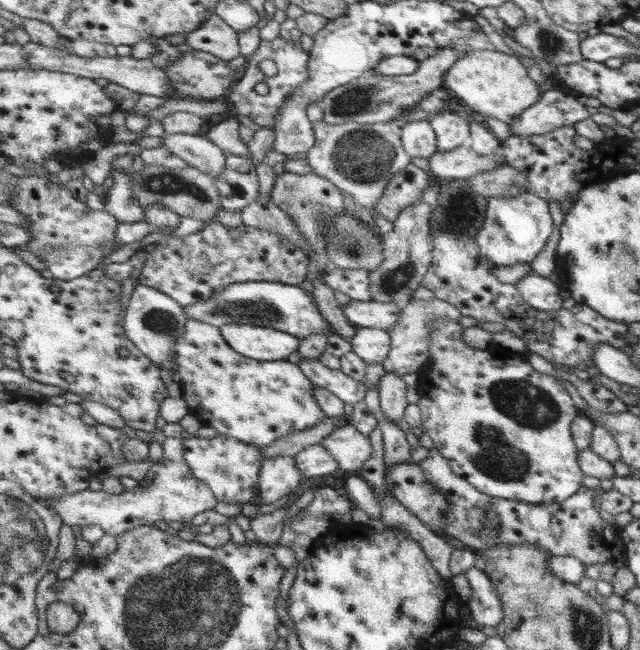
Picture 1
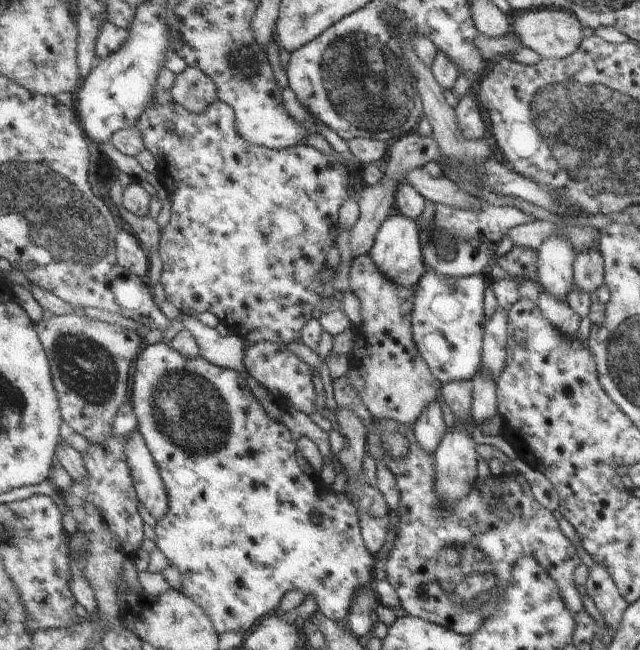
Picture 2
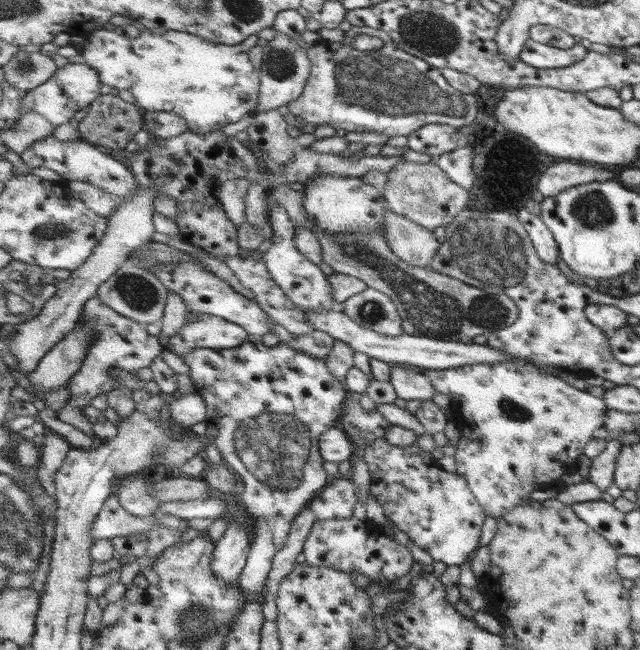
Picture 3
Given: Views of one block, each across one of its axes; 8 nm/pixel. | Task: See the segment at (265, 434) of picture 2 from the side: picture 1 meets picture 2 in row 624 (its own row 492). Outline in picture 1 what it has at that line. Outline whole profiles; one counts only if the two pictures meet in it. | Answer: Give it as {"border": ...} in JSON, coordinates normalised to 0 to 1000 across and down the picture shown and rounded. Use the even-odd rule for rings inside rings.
{"border":[[[336,669],[328,675],[298,671],[288,674],[289,705],[302,729],[322,742],[342,772],[373,775],[389,772],[403,775],[403,745],[409,725],[409,688],[377,680],[359,671]]]}

